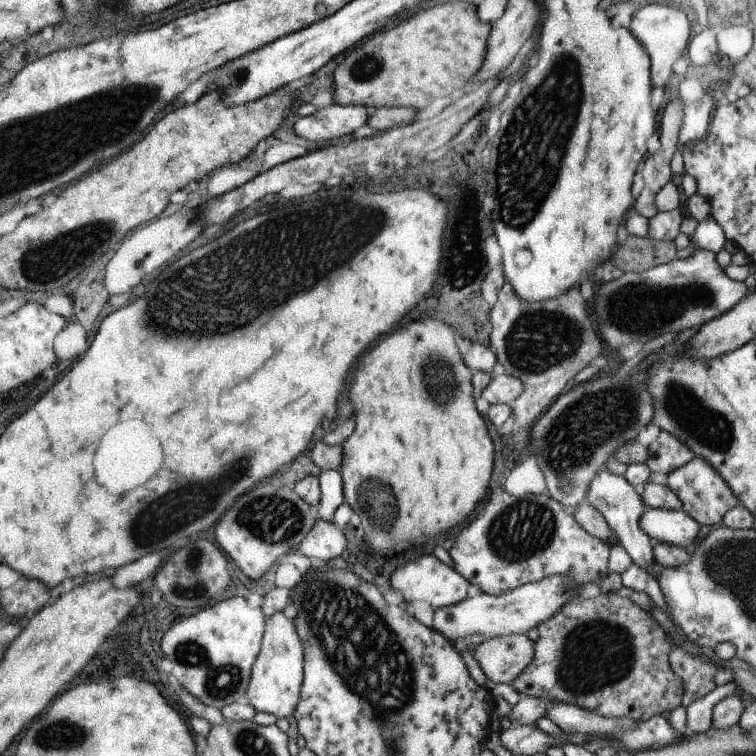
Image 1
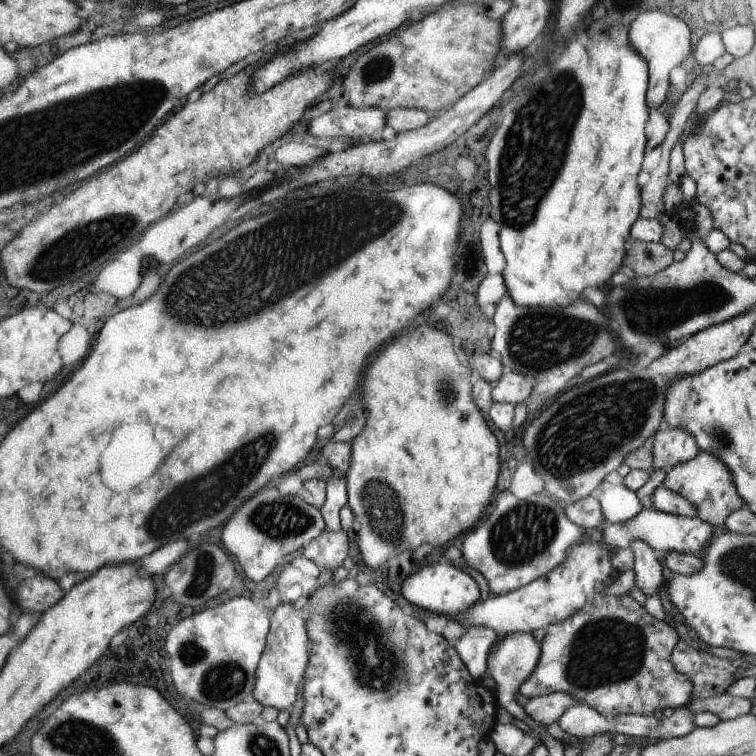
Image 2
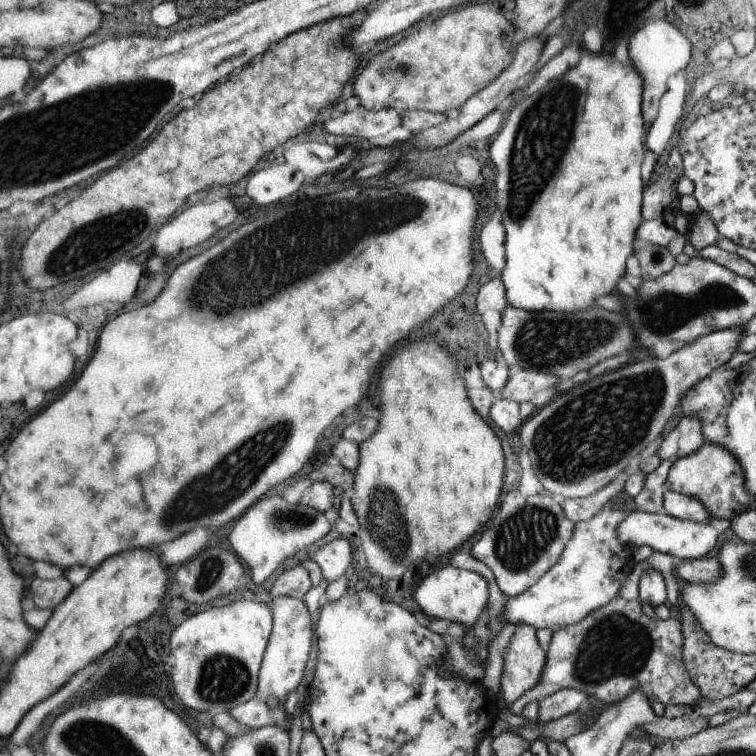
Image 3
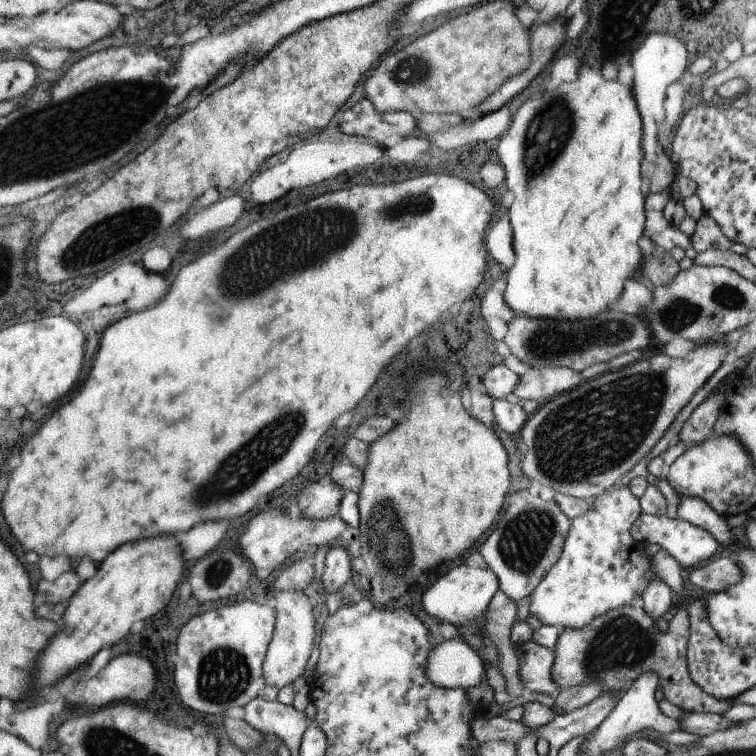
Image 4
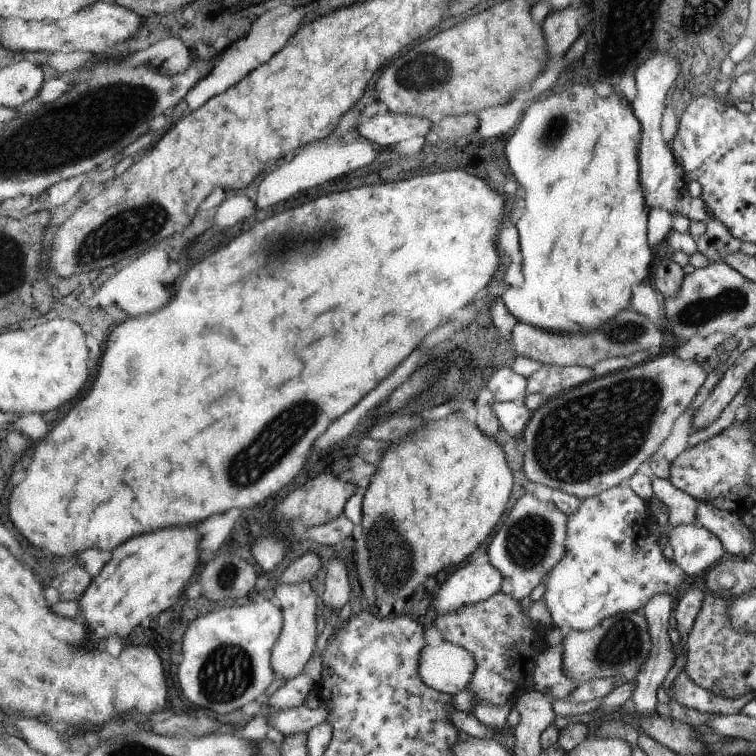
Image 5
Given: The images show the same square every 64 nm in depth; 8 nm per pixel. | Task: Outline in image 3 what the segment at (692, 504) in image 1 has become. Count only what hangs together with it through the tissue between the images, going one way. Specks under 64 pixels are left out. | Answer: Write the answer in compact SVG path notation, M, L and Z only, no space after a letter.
M703 444L697 452L675 460L669 468L665 488L669 492L695 498L703 506L709 520L733 520L751 506L751 498L741 488L741 468L733 462L733 456L713 444Z

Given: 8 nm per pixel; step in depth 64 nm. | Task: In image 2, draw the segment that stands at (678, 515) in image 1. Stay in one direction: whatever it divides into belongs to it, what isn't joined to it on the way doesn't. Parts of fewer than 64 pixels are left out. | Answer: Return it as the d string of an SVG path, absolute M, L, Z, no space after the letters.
M653 508L649 510L641 510L633 522L629 524L629 528L621 528L621 524L607 524L603 528L603 542L609 544L611 550L625 550L631 540L643 540L645 544L649 544L657 554L661 552L679 552L679 554L695 554L697 550L701 550L713 536L717 528L711 528L707 522L703 522L701 518L685 518L685 516L671 516L671 514L663 514L657 512Z

